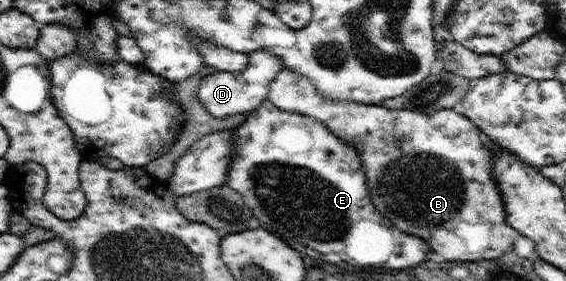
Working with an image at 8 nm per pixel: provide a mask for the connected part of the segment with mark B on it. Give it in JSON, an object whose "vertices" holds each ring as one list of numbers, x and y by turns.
{"vertices":[[286,67,272,81,268,100,283,111,319,120,339,139,352,143,362,159,368,194,375,209,401,231,424,239,431,251,442,255,445,261,473,262,475,259,500,258,513,247,517,234,521,234,506,222,503,200,492,176,490,146,480,129,453,108,426,115,411,110,387,109,379,104,326,99,308,77]]}

